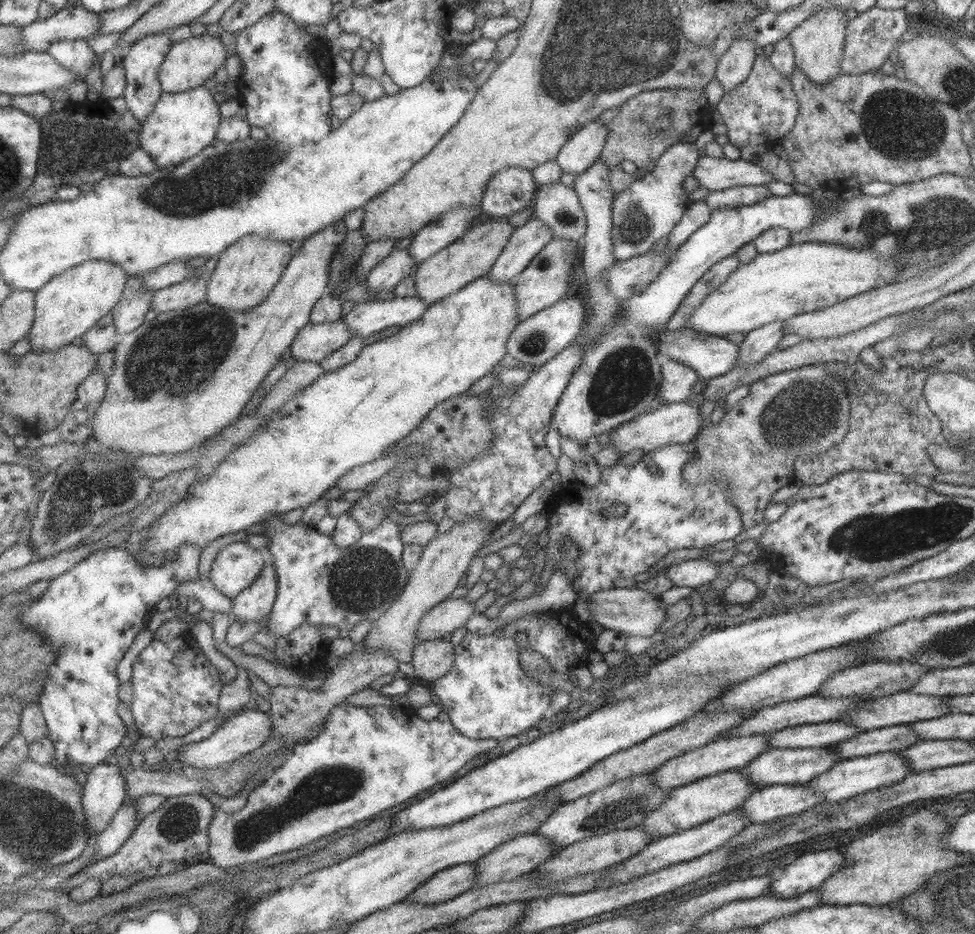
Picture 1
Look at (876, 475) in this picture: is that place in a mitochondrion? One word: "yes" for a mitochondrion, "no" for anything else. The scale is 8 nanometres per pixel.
no

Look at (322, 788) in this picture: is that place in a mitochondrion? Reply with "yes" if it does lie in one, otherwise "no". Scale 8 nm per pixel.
yes

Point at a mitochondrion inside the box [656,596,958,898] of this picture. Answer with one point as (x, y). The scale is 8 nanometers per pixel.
(919, 832)

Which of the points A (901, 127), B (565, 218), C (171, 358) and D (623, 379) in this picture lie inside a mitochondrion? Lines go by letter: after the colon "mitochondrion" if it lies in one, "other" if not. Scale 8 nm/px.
A: mitochondrion
B: mitochondrion
C: mitochondrion
D: mitochondrion

